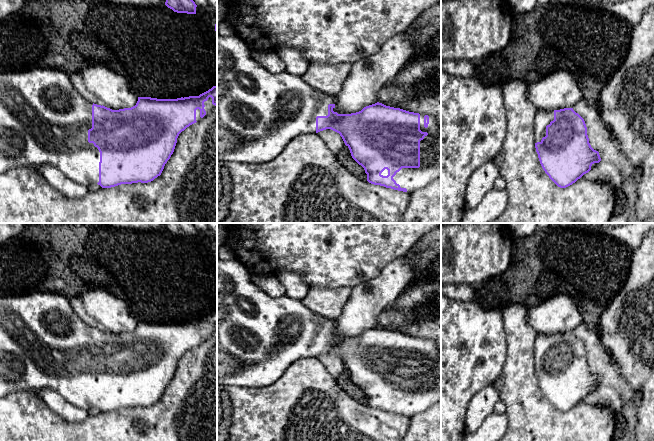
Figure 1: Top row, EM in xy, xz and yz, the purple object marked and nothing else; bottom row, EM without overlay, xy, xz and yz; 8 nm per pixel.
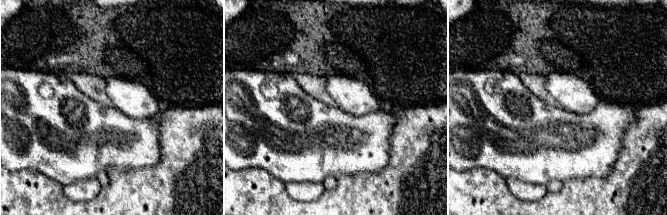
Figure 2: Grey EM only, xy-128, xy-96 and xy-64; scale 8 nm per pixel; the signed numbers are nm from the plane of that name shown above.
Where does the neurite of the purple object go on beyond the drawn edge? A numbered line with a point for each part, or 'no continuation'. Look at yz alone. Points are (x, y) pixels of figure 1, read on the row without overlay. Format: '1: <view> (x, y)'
1: yz (543, 342)

